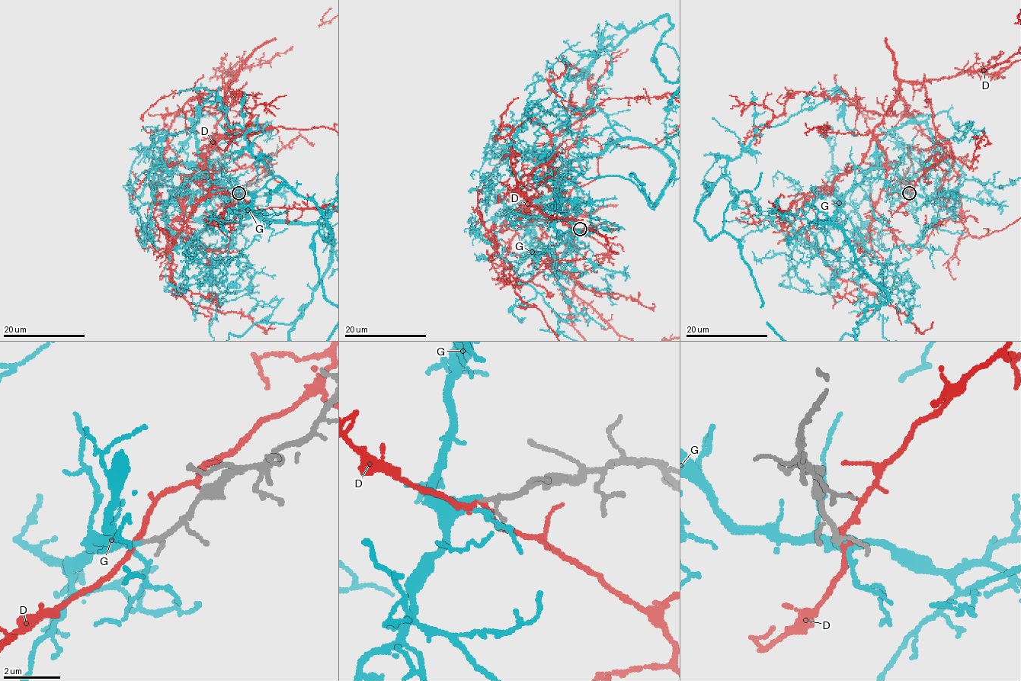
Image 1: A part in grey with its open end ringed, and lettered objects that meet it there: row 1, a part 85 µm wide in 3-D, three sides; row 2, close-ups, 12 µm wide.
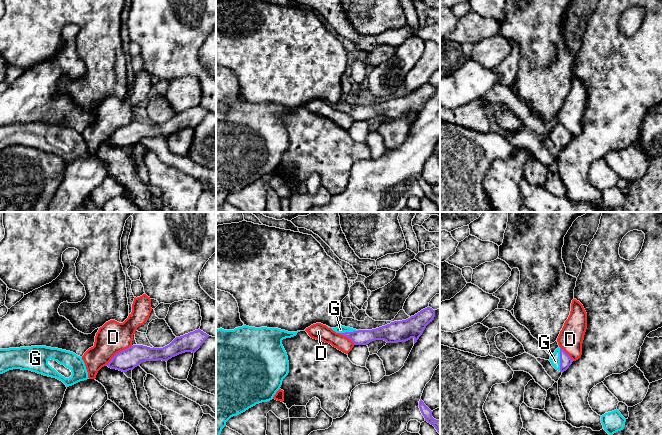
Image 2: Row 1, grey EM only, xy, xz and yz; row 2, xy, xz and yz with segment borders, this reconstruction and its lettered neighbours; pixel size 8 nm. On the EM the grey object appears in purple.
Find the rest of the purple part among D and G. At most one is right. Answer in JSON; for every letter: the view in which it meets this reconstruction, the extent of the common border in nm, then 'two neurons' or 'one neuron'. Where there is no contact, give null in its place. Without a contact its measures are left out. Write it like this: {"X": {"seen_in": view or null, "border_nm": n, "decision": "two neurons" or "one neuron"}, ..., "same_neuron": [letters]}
{"D": {"seen_in": "xy", "border_nm": 260, "decision": "two neurons"}, "G": {"seen_in": "yz", "border_nm": 180, "decision": "one neuron"}, "same_neuron": ["G"]}

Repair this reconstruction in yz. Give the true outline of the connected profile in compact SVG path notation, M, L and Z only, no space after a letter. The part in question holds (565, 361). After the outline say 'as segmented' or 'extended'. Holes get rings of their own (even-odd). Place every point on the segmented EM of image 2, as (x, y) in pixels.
M560 347L550 356L549 361L556 370L562 373L566 371L573 362L570 356Z | extended

